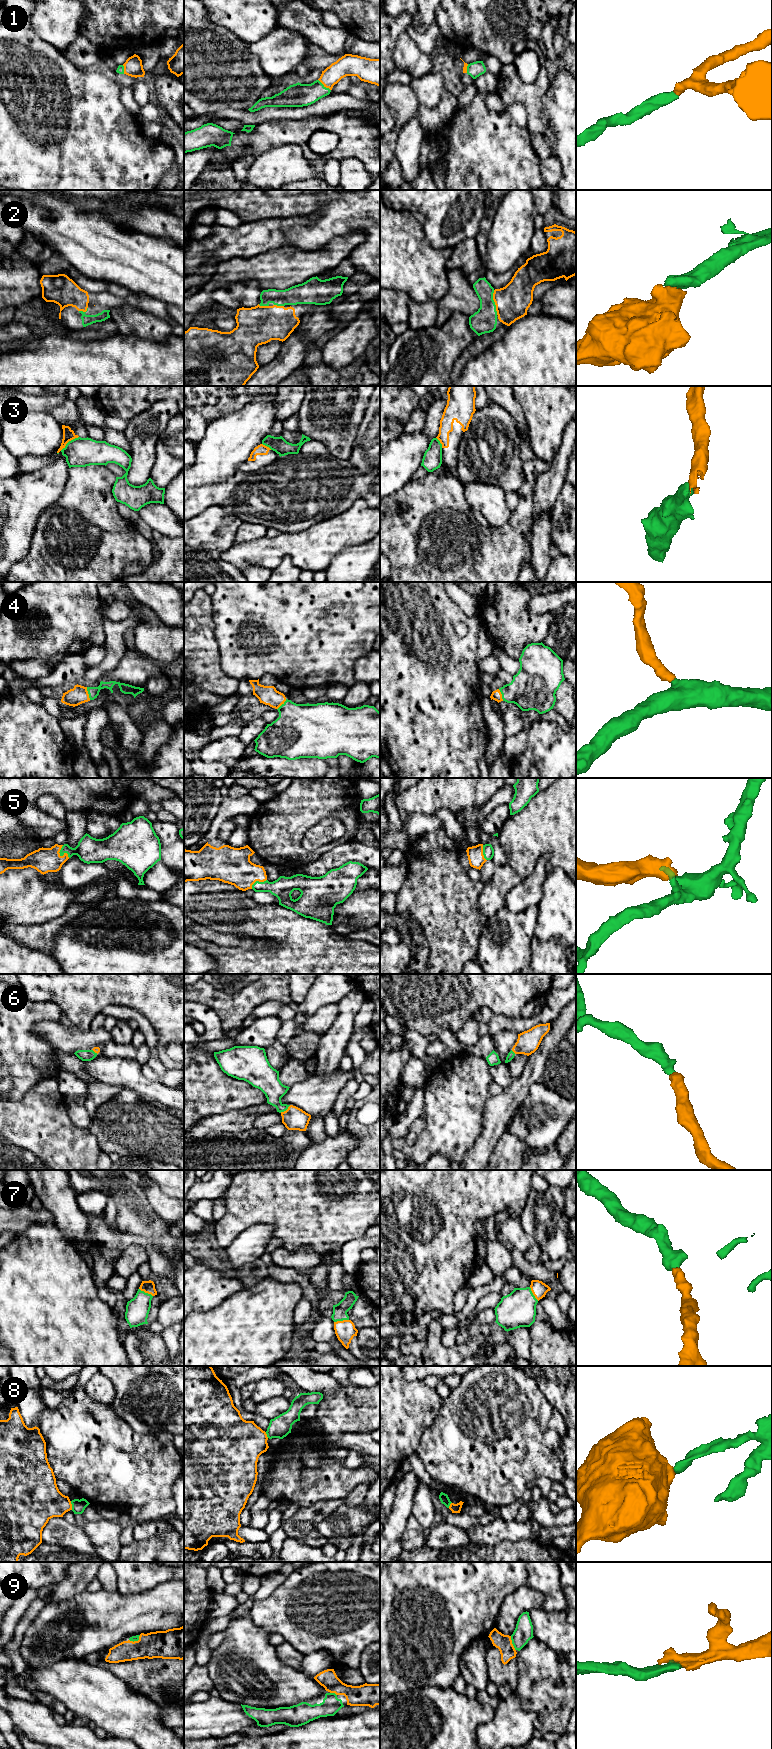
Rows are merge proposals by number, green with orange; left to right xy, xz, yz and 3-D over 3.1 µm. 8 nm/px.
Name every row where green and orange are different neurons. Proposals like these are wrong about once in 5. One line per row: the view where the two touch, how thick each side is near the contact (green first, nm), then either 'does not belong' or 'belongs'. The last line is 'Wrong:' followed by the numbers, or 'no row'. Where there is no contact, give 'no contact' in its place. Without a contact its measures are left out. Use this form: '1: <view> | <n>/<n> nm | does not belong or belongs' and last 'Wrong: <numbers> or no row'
1: xz | 190/170 nm | belongs
2: yz | 190/280 nm | belongs
3: xy | 240/90 nm | does not belong
4: xy | 90/140 nm | belongs
5: xy | 200/200 nm | belongs
6: xz | 170/190 nm | belongs
7: xz | 120/170 nm | belongs
8: xy | 110/320 nm | does not belong
9: yz | 150/130 nm | belongs
Wrong: 3, 8

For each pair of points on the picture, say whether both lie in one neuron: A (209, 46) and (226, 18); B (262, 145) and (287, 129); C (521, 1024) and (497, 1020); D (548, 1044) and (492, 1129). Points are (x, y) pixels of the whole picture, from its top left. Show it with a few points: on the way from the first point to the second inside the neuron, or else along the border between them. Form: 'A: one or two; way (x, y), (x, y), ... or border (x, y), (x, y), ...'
A: two; border (206, 10), (213, 23), (241, 40)
B: one; way (268, 139), (275, 132), (281, 132)
C: one; way (515, 1024), (503, 1023)
D: one; way (535, 1065), (532, 1075), (501, 1108)

